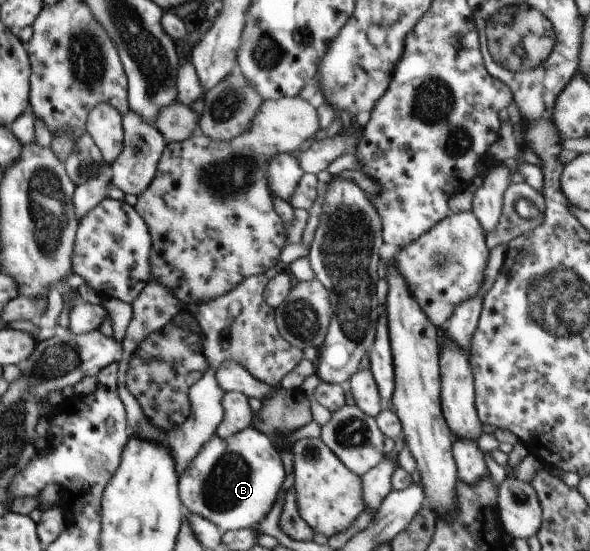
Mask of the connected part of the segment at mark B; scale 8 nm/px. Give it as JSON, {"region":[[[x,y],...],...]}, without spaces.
{"region":[[[249,426],[228,439],[213,435],[179,475],[178,491],[180,501],[191,513],[216,524],[222,532],[246,528],[255,530],[259,522],[269,514],[286,476],[281,454],[274,442],[264,432]]]}

